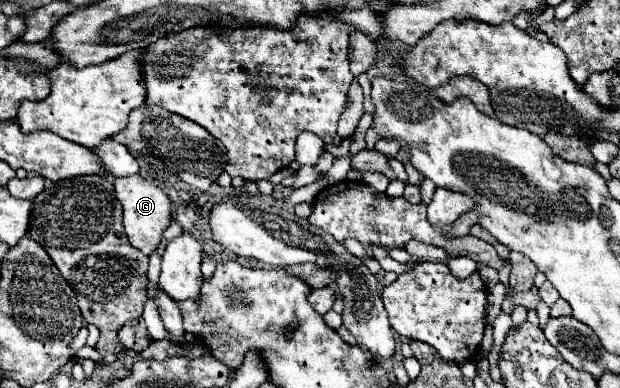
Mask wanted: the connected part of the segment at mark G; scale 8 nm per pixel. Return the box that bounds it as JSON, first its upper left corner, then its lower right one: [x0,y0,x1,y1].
[114,175,170,255]

